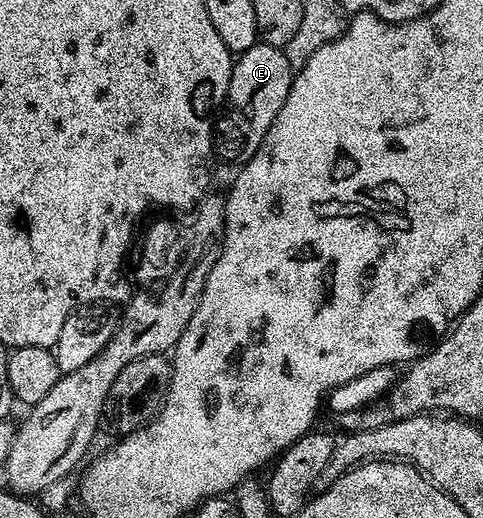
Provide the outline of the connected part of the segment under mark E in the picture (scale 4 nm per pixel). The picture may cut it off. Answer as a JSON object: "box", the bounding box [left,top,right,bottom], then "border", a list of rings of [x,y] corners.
{"box":[213,41,293,164],"border":[[[258,41],[253,48],[249,48],[244,54],[238,55],[234,59],[227,89],[227,101],[225,109],[222,111],[224,114],[220,118],[218,115],[213,122],[213,150],[218,161],[220,158],[223,162],[242,164],[255,155],[257,148],[261,148],[261,144],[265,140],[265,132],[269,132],[273,120],[277,120],[277,112],[281,112],[281,104],[285,104],[285,100],[289,96],[292,77],[293,68],[287,59],[286,49],[278,46],[270,46]]]}

